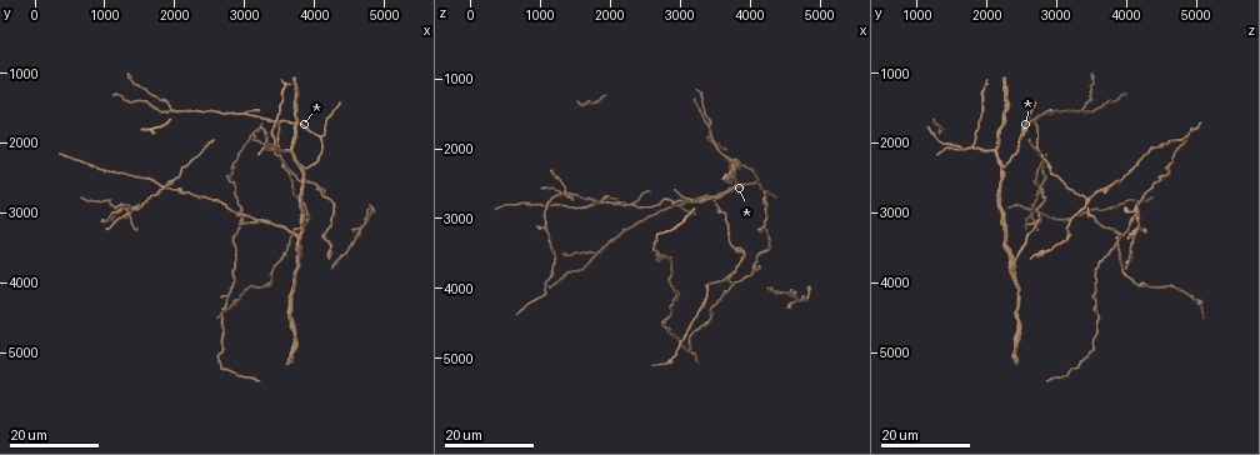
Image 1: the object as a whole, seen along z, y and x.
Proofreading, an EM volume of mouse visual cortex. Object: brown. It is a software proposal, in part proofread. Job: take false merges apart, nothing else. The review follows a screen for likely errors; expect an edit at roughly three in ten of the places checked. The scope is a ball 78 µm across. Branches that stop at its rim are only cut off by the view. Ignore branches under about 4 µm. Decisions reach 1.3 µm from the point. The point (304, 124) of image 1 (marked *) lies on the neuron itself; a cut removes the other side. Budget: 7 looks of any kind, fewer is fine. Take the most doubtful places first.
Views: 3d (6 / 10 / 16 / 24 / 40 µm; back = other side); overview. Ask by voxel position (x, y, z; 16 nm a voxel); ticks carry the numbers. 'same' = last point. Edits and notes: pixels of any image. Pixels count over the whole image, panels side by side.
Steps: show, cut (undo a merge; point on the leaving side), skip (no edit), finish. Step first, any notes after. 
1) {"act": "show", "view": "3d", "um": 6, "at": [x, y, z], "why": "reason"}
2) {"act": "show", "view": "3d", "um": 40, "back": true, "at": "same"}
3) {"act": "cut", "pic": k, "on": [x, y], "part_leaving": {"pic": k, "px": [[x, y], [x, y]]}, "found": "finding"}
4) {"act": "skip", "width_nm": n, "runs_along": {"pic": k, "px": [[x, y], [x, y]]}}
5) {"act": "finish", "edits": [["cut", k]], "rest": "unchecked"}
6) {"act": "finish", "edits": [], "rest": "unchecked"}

{"act": "show", "view": "3d", "um": 24, "at": [3200, 3100, 2700]}

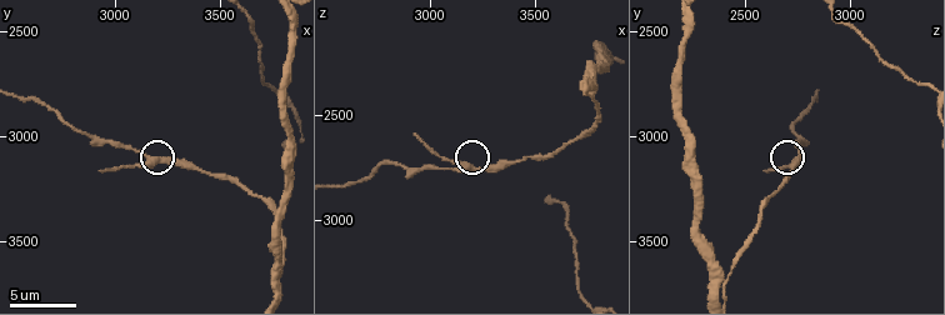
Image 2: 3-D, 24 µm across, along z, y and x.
{"act": "show", "view": "3d", "um": 6, "at": [3160, 3110, 2750], "why": "zoom in"}

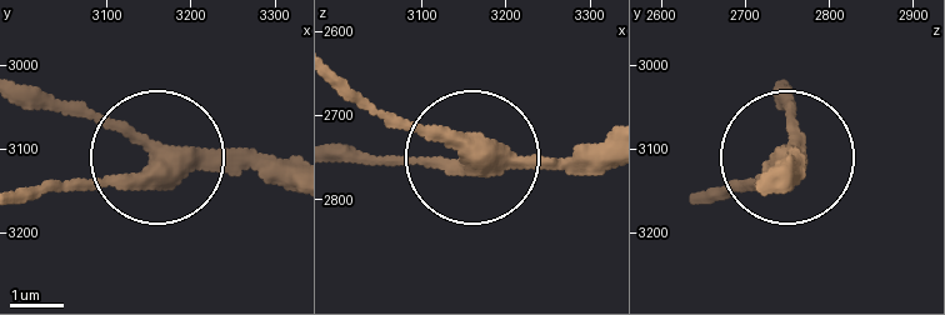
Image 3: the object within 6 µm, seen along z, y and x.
{"act": "skip", "arms": 3, "runs_along": {"pic": 3, "px": [[605, 144], [484, 158], [390, 125], [354, 94]]}, "found": "one neuron here"}

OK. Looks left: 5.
{"act": "show", "view": "3d", "um": 16, "at": [1950, 1550, 3400], "why": "side arm on a straight run"}

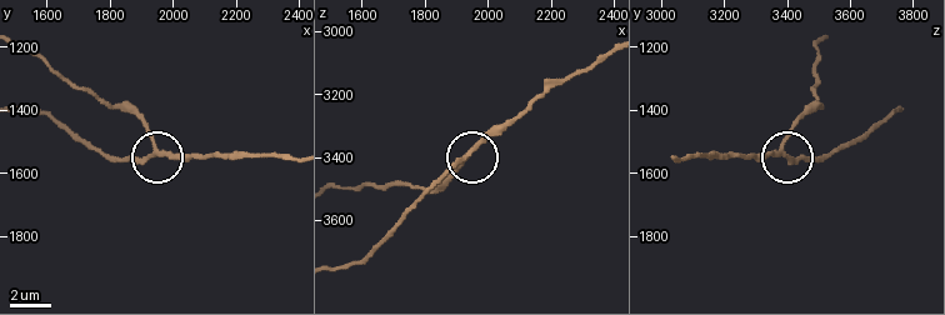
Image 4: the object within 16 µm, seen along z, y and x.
{"act": "show", "view": "3d", "um": 10, "at": [1940, 1530, 3390]}

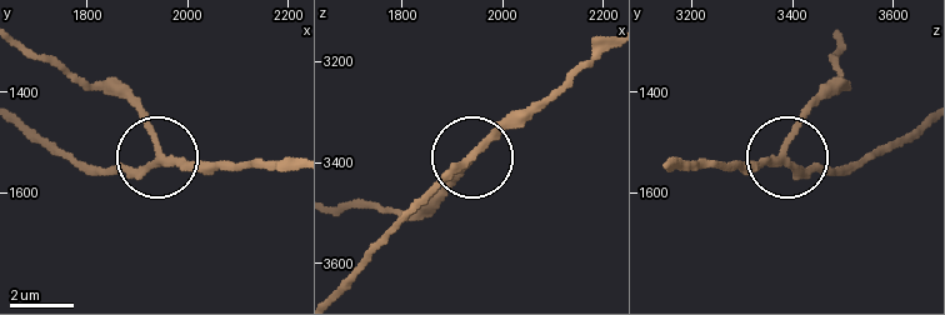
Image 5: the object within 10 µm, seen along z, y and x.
{"act": "skip", "width_nm": 200, "runs_along": {"pic": 5, "px": [[288, 164], [166, 161], [155, 131], [129, 103]]}, "found": "continuous, no second neuron"}

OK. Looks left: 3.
{"act": "show", "view": "3d", "um": 10, "at": [3780, 3660, 2430]}

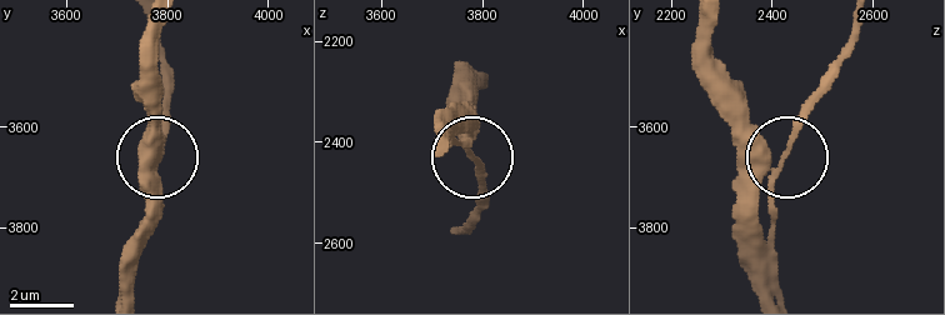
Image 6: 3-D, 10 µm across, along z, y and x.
{"act": "show", "view": "3d", "um": 6, "at": [3775, 3660, 2420], "why": "zoom in"}

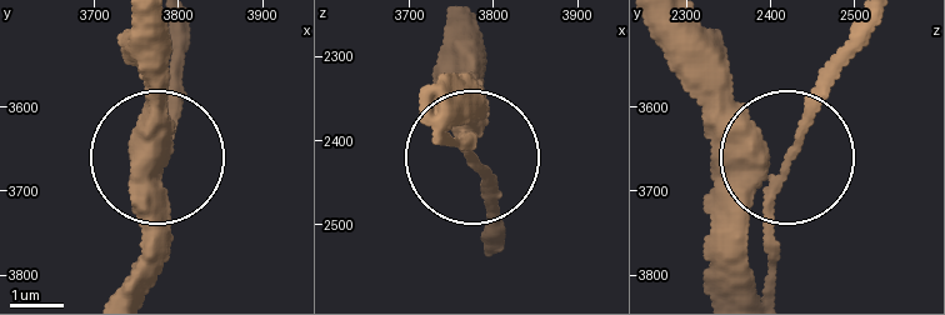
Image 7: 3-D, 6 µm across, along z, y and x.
{"act": "skip", "width_nm": 300, "runs_along": {"pic": 7, "px": [[163, 33], [163, 256]]}, "found": "continuous, no second neuron"}

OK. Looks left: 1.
{"act": "finish", "edits": [], "rest": "unchecked"}

